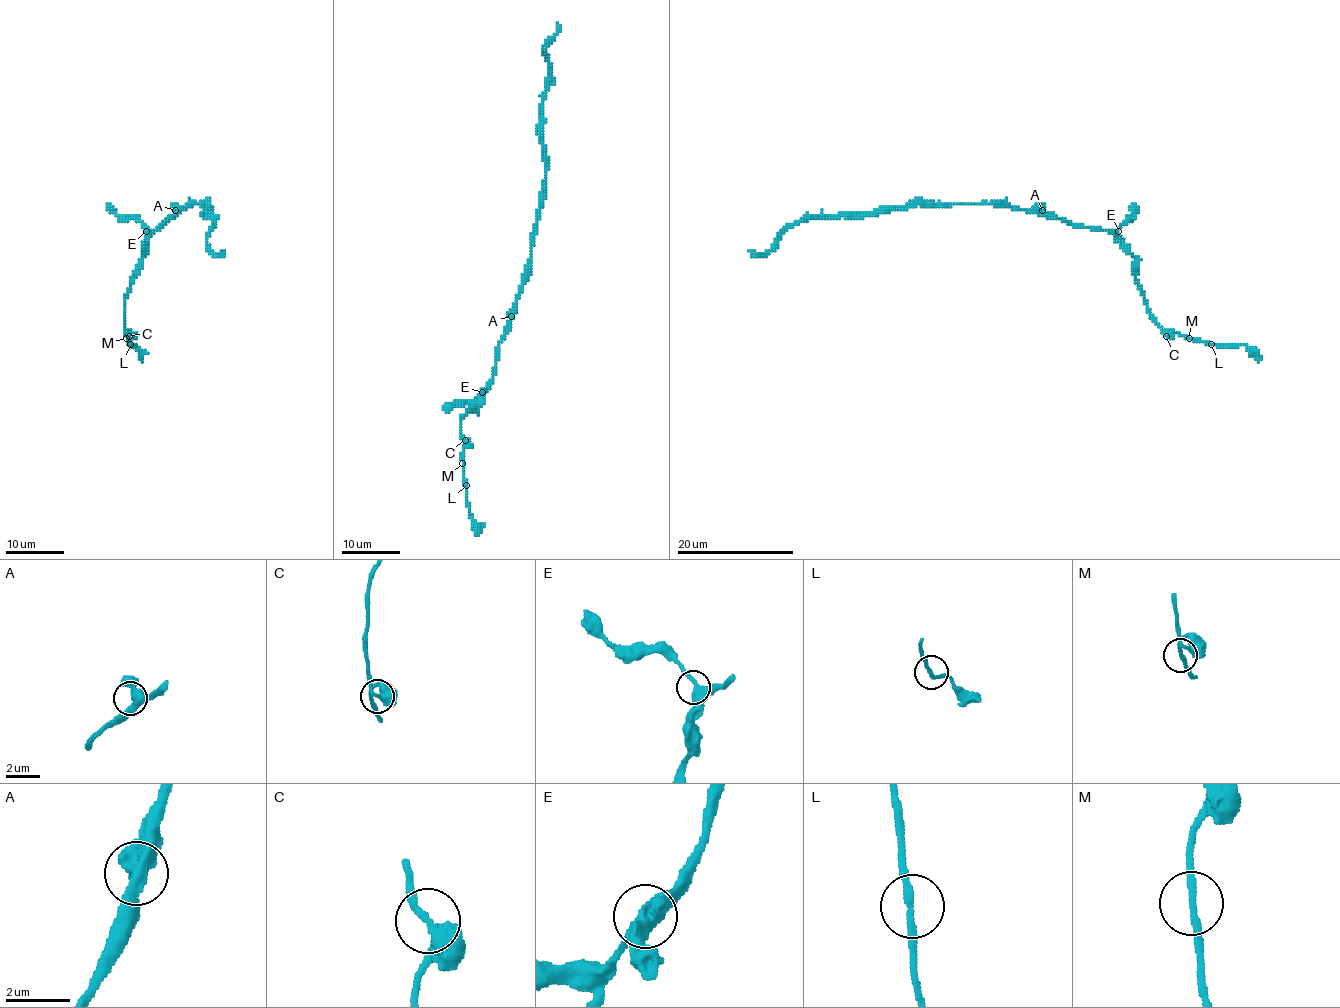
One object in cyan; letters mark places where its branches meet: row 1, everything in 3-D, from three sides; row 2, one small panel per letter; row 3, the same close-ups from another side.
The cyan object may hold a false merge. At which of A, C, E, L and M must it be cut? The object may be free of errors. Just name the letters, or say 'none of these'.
none of these

